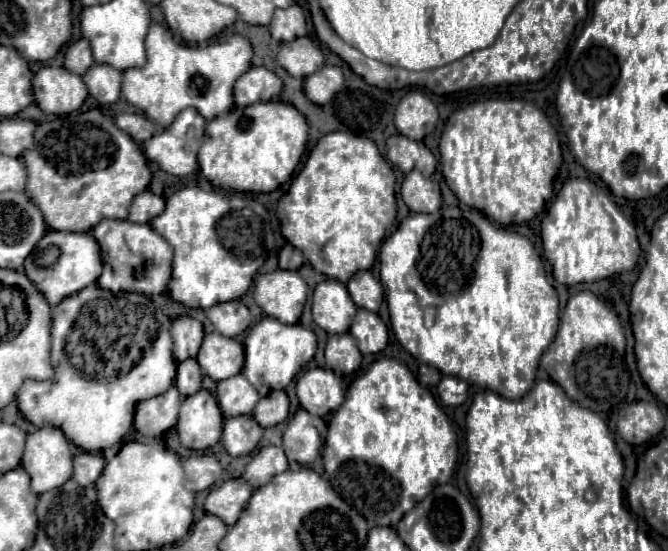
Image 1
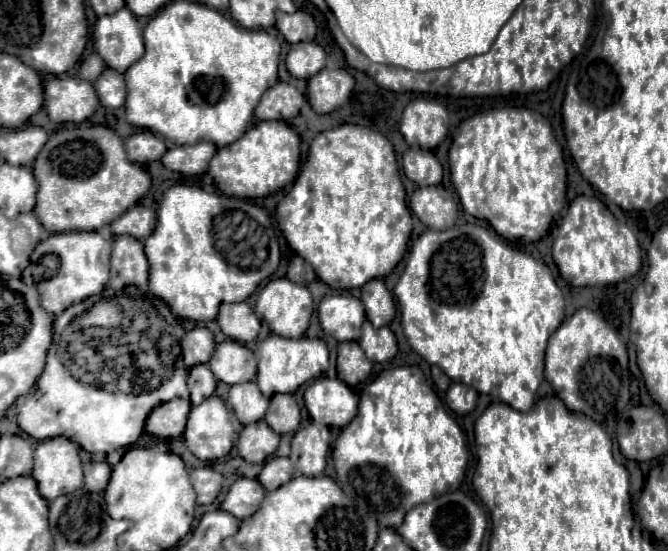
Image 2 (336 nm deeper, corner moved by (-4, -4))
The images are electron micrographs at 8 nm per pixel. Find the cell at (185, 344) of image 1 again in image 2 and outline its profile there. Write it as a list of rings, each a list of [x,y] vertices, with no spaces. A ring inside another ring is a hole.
[[[196,327],[196,329],[188,331],[182,339],[182,355],[184,355],[184,363],[188,367],[208,363],[214,349],[216,349],[214,335],[206,327]]]

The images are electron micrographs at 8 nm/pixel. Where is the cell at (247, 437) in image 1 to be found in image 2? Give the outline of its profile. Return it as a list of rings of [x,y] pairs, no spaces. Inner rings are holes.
[[[266,421],[246,425],[238,437],[238,455],[248,463],[264,463],[278,449],[280,435]]]

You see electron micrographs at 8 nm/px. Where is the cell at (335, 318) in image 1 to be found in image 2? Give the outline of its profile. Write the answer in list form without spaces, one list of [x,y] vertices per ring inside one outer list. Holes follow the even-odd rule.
[[[336,293],[336,295],[326,295],[320,305],[318,305],[318,317],[324,333],[334,337],[336,341],[358,341],[360,339],[360,325],[364,323],[364,305],[360,299],[348,293]]]

